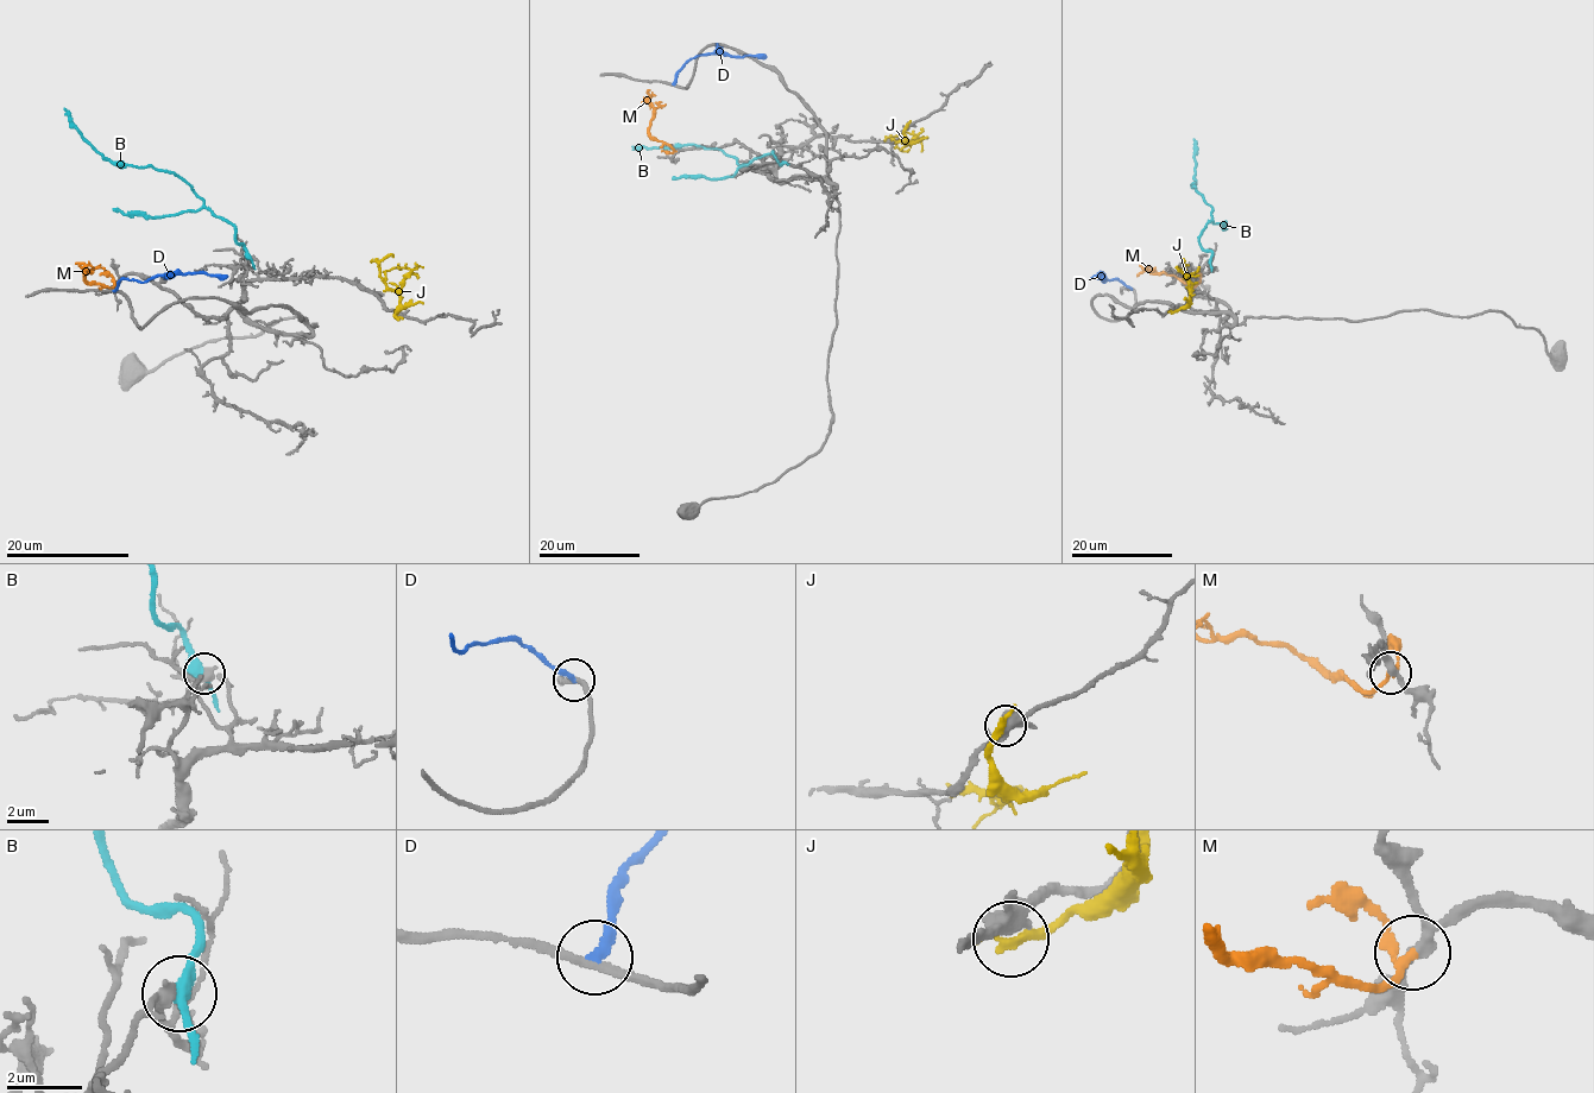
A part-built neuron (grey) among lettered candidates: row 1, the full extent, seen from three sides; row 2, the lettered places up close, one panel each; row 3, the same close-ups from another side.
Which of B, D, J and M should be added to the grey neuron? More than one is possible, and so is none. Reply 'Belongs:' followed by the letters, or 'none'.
Belongs: M

